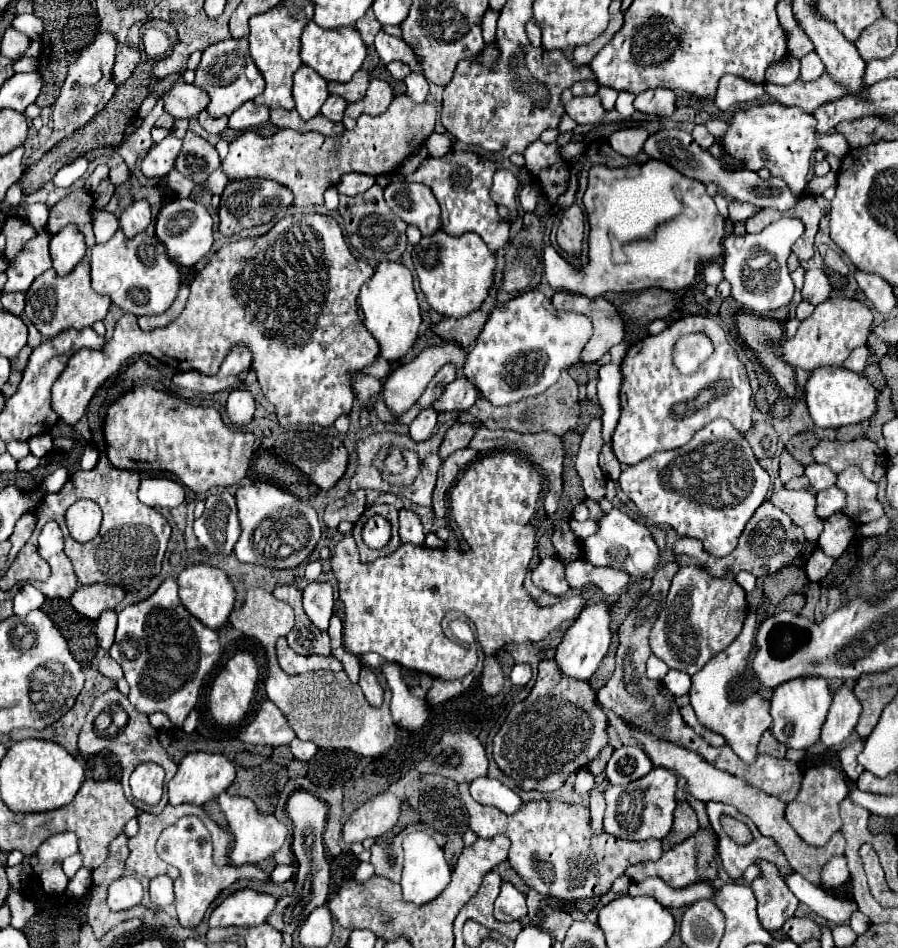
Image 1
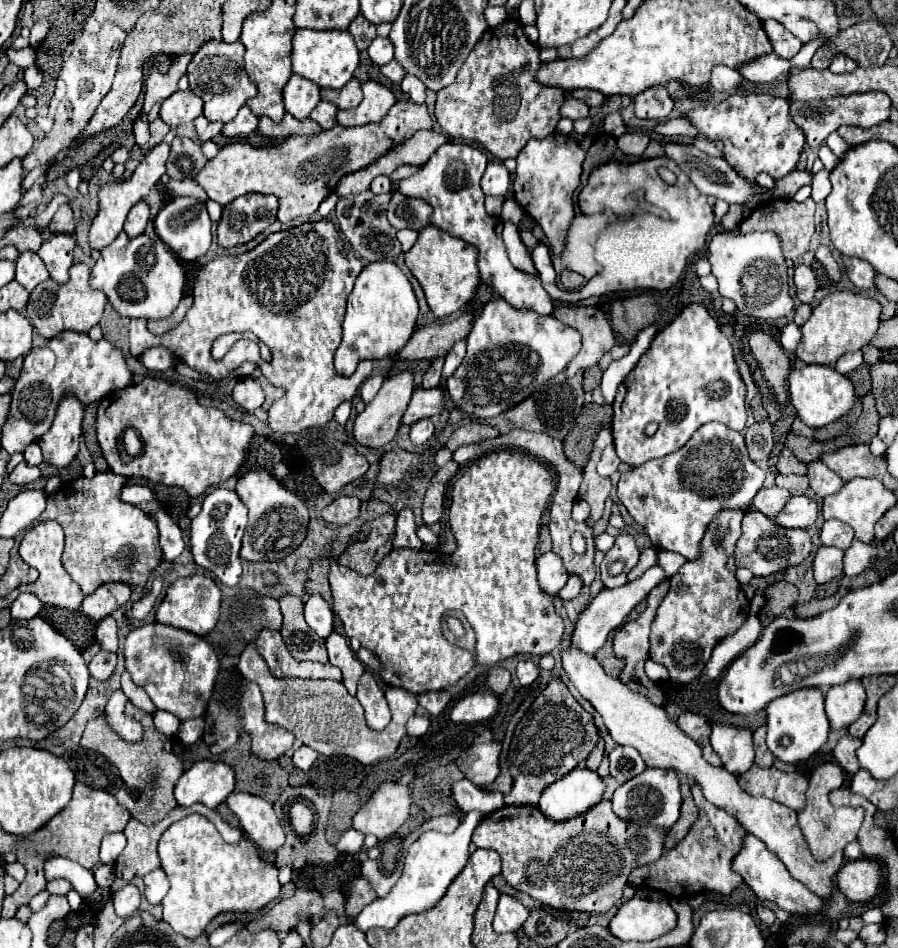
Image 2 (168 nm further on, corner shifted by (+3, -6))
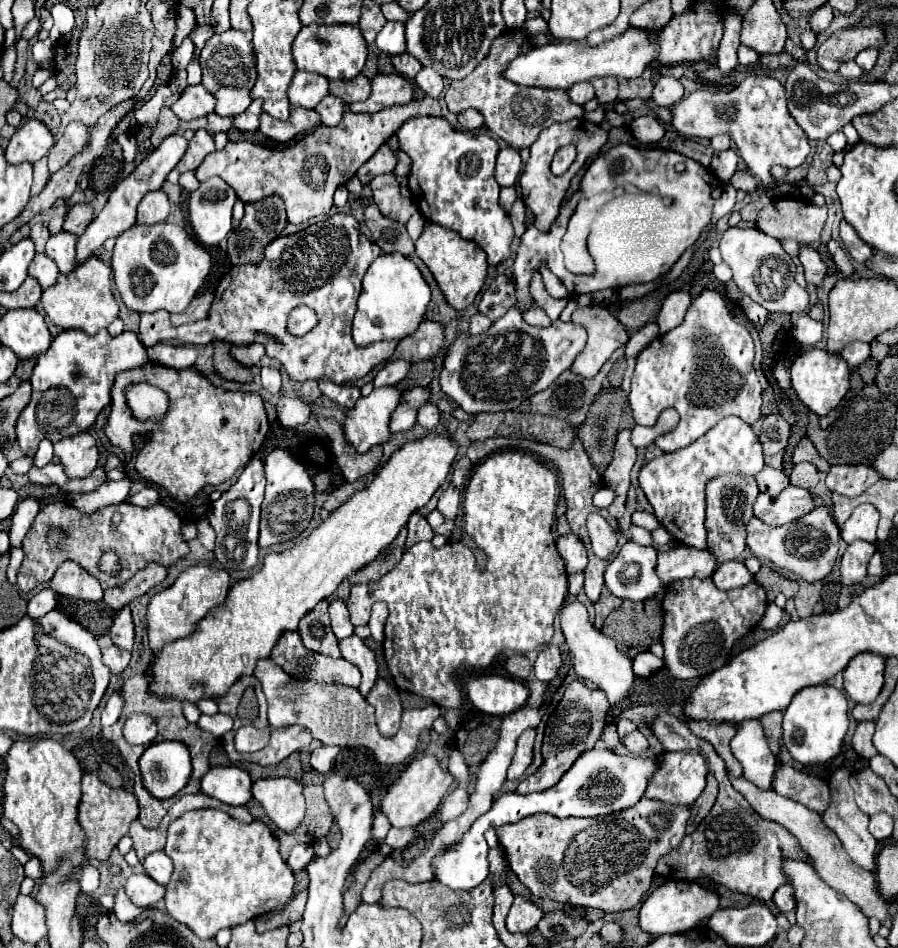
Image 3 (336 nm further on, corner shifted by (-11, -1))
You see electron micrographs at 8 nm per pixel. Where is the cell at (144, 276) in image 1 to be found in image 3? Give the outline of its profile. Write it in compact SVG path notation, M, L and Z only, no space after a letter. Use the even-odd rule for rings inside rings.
M134 224L116 238L112 272L116 288L130 310L184 312L210 272L210 254L176 224Z

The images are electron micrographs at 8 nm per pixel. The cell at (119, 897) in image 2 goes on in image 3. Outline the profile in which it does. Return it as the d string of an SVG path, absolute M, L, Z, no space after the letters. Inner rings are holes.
M134 874L126 882L126 894L134 906L156 906L164 898L166 888L154 882L148 874Z

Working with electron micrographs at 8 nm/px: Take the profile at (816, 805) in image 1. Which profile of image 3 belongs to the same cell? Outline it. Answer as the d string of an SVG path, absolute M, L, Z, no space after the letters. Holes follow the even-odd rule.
M840 768L836 770L828 784L830 784L830 794L832 794L832 804L828 806L828 810L822 814L824 824L840 838L844 850L848 852L848 856L862 866L864 870L874 870L874 852L876 852L876 840L872 838L872 834L868 832L868 814L864 814L856 802L854 802L854 790L850 788L850 770L848 768Z

